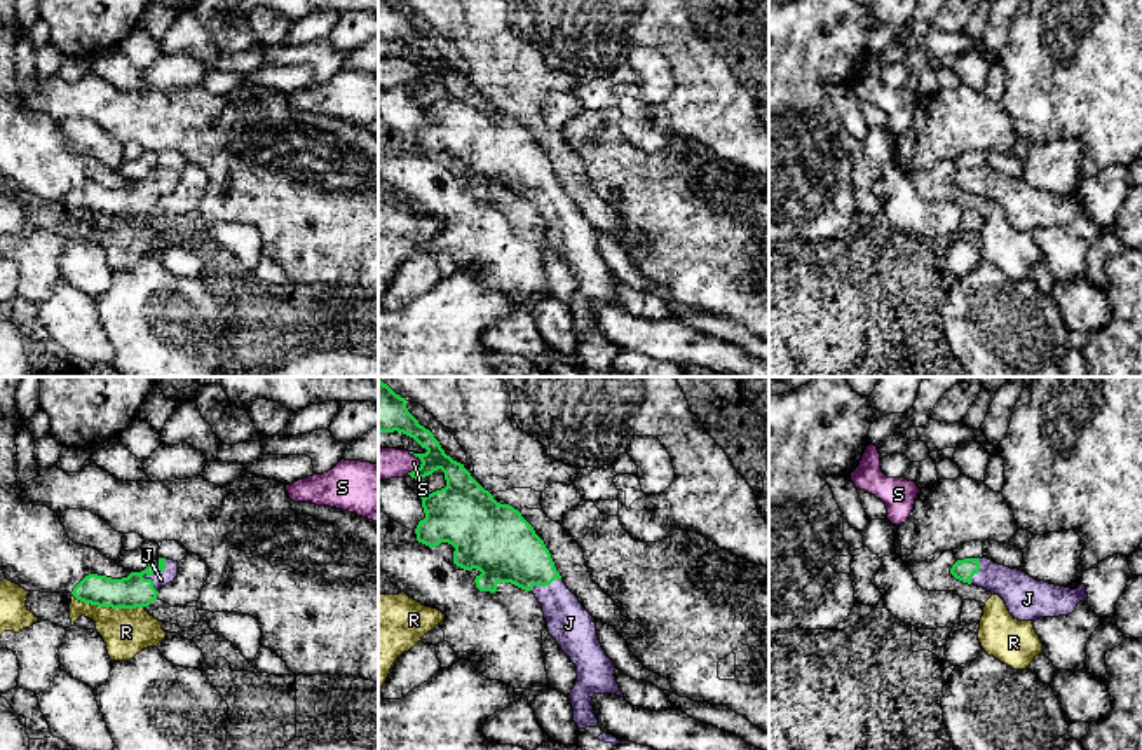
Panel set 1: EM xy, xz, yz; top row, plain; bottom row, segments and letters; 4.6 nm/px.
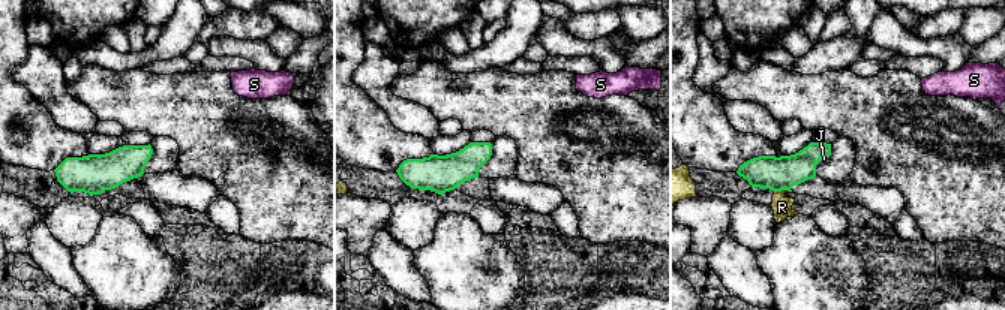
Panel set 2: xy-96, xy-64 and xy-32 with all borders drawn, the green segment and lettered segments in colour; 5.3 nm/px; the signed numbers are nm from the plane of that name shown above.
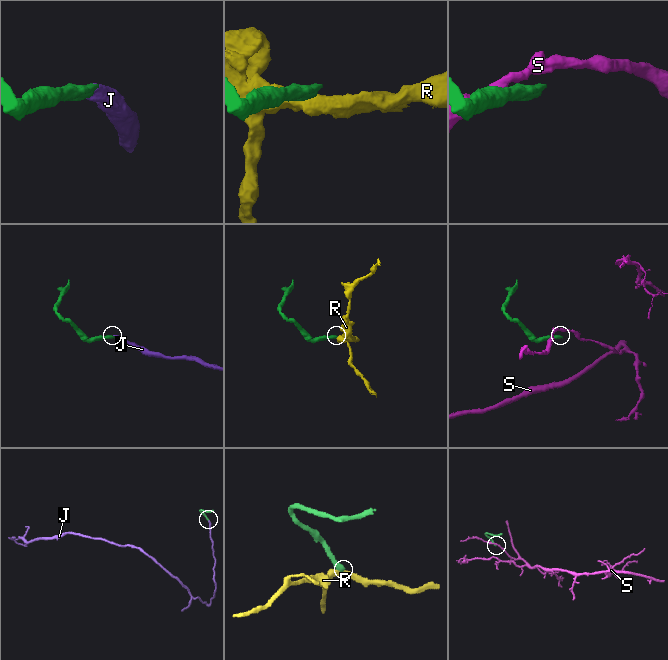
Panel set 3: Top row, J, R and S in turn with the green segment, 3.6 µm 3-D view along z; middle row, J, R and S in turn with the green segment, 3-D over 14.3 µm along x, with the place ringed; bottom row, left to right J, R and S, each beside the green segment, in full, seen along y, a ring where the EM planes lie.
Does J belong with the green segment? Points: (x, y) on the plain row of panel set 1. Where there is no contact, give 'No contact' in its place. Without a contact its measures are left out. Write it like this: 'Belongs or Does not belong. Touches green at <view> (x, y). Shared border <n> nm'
Belongs. Touches green at xy (154, 182). Shared border 170 nm

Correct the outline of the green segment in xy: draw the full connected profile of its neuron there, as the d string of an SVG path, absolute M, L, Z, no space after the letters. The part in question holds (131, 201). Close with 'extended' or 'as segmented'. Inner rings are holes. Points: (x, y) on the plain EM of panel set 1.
M157 167L141 181L112 188L89 183L71 201L71 204L91 215L112 218L148 216L157 209L157 202L178 185L178 171Z; extended

